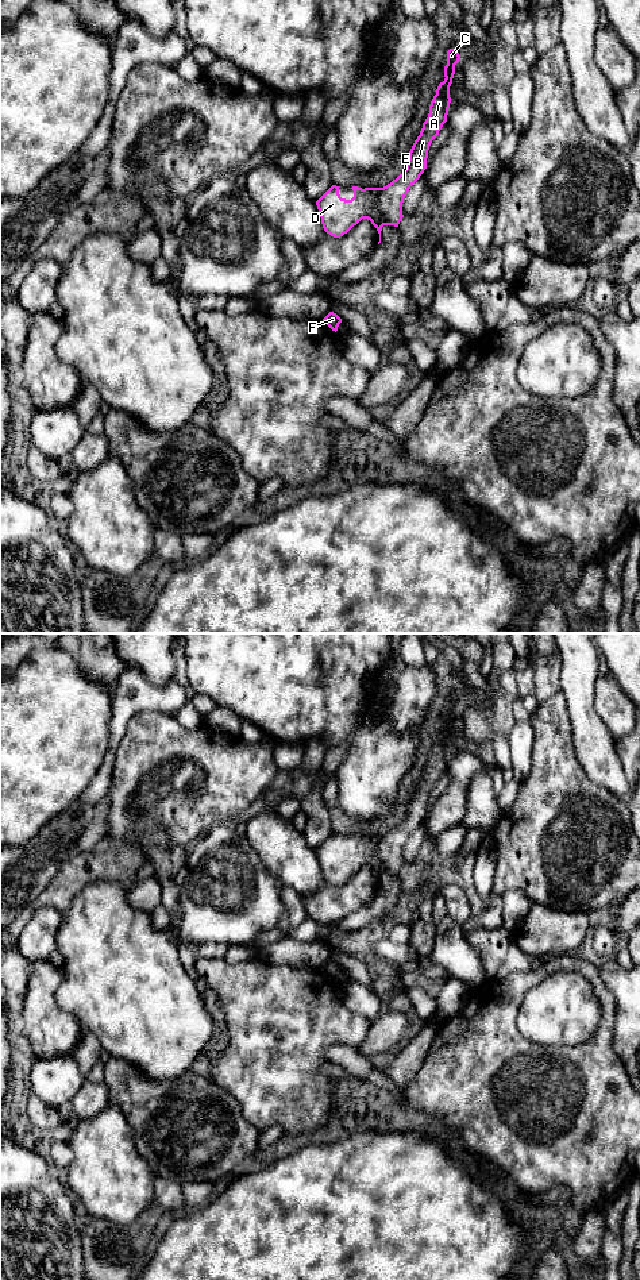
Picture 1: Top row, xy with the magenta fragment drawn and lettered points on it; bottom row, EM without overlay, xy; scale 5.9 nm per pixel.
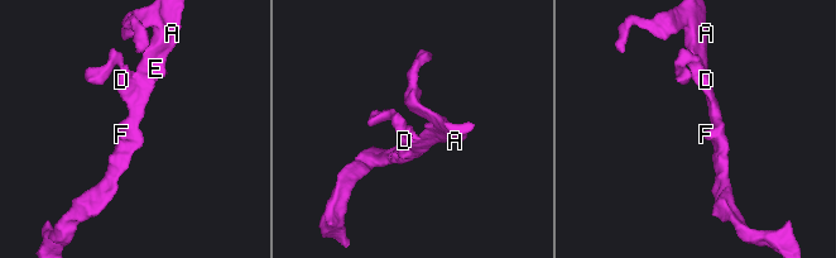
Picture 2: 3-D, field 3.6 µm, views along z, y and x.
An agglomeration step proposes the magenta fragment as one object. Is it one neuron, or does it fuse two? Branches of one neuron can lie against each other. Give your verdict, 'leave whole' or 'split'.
leave whole

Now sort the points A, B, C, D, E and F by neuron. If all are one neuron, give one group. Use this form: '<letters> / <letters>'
A B C D E F

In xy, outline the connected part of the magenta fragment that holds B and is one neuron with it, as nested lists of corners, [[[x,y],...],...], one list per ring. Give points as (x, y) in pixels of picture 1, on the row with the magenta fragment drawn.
[[[450,49],[447,51],[447,65],[444,66],[444,81],[439,84],[436,89],[436,95],[433,96],[429,113],[425,122],[423,123],[423,128],[420,135],[415,140],[410,151],[406,169],[402,174],[400,174],[396,180],[388,184],[383,188],[358,188],[352,186],[354,197],[351,200],[342,198],[339,194],[339,186],[332,185],[317,201],[317,209],[321,217],[323,228],[327,234],[334,238],[340,238],[347,234],[354,225],[356,225],[362,219],[367,219],[377,228],[379,234],[381,243],[381,231],[383,225],[394,225],[398,227],[402,220],[402,203],[405,196],[408,194],[410,186],[420,178],[420,176],[427,169],[427,158],[428,150],[432,140],[439,135],[443,124],[447,122],[448,108],[451,103],[450,97],[450,86],[452,84],[452,78],[455,74],[455,65],[459,62],[460,55],[458,50]]]

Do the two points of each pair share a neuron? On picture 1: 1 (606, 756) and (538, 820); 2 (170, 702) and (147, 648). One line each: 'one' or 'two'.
1: two
2: two

